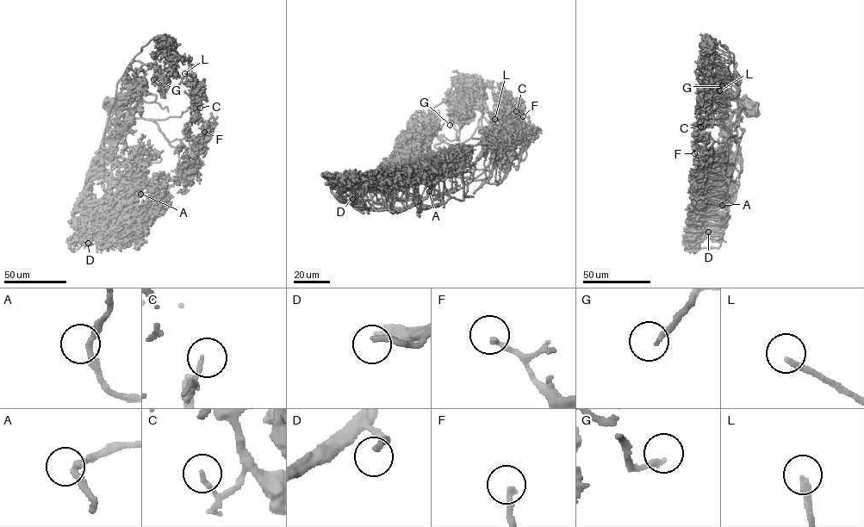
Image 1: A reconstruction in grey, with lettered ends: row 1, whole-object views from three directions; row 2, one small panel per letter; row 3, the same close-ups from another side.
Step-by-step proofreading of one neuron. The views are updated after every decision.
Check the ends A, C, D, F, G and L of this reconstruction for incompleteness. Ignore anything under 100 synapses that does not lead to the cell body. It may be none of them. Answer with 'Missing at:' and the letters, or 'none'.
Missing at: D, G, L

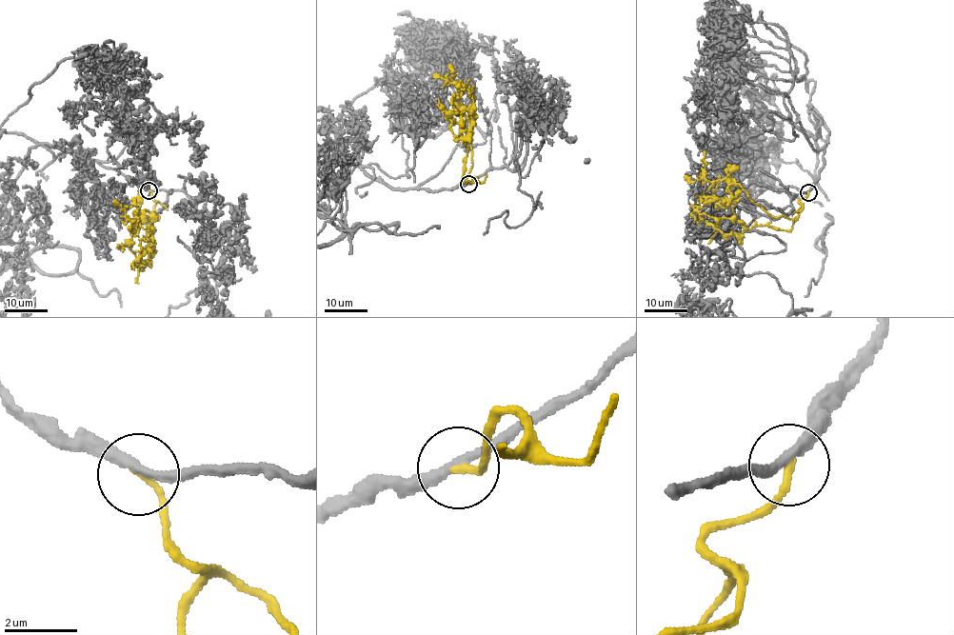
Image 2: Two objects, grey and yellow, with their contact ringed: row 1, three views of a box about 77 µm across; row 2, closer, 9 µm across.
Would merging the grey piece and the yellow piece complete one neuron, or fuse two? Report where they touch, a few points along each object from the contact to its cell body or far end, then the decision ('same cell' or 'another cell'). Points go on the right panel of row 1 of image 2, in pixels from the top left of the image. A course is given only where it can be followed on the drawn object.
at (808, 192); yellow runs (808, 191), (789, 230), (747, 229), (700, 213), (696, 201); same cell

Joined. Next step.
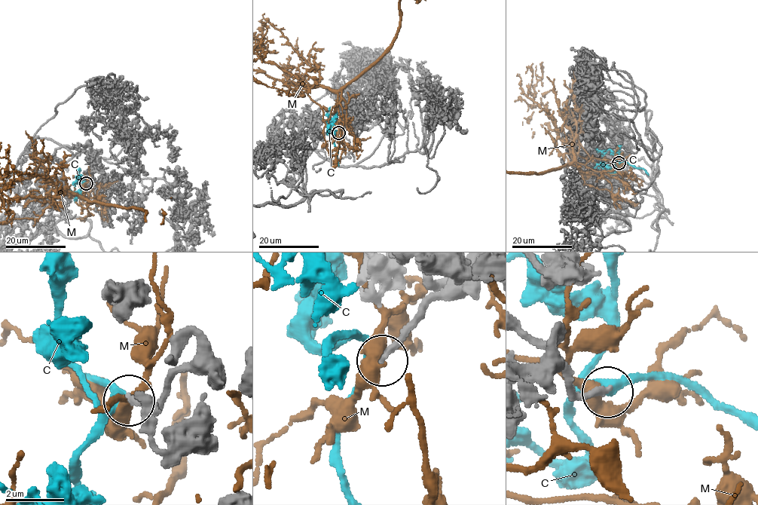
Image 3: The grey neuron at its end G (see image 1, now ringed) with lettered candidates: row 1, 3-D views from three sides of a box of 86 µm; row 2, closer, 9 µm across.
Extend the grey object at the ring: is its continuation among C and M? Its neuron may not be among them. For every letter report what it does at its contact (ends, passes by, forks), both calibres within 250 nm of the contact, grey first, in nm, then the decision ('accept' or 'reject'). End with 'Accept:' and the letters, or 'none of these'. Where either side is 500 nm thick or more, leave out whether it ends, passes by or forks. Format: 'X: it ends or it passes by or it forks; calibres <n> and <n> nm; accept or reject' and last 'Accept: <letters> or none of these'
C: it passes by; calibres 200 and 320 nm; accept
M: it passes by; calibres 240 and 400 nm; reject
Accept: C

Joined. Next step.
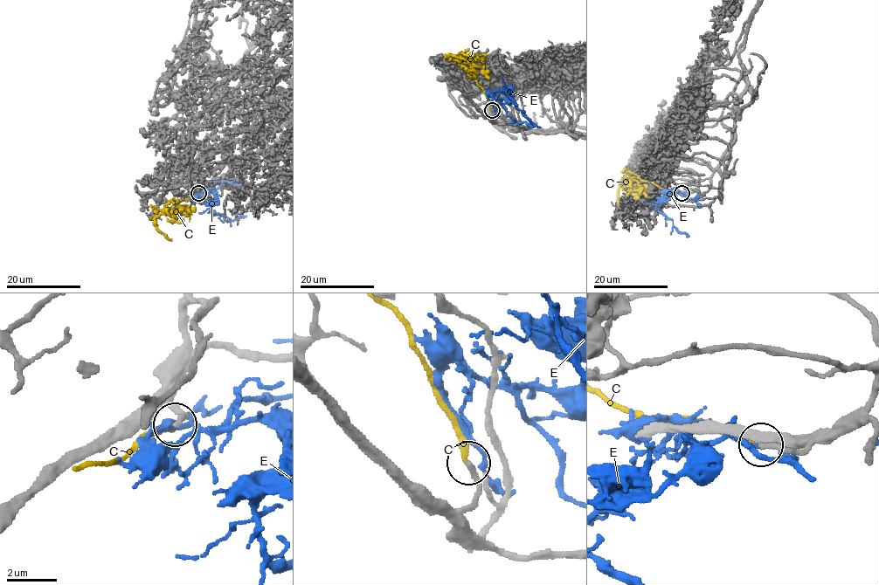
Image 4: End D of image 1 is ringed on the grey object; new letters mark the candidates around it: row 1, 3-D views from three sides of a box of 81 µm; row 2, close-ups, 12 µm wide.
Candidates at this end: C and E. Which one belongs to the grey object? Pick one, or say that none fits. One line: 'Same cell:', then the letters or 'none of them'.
Same cell: C

